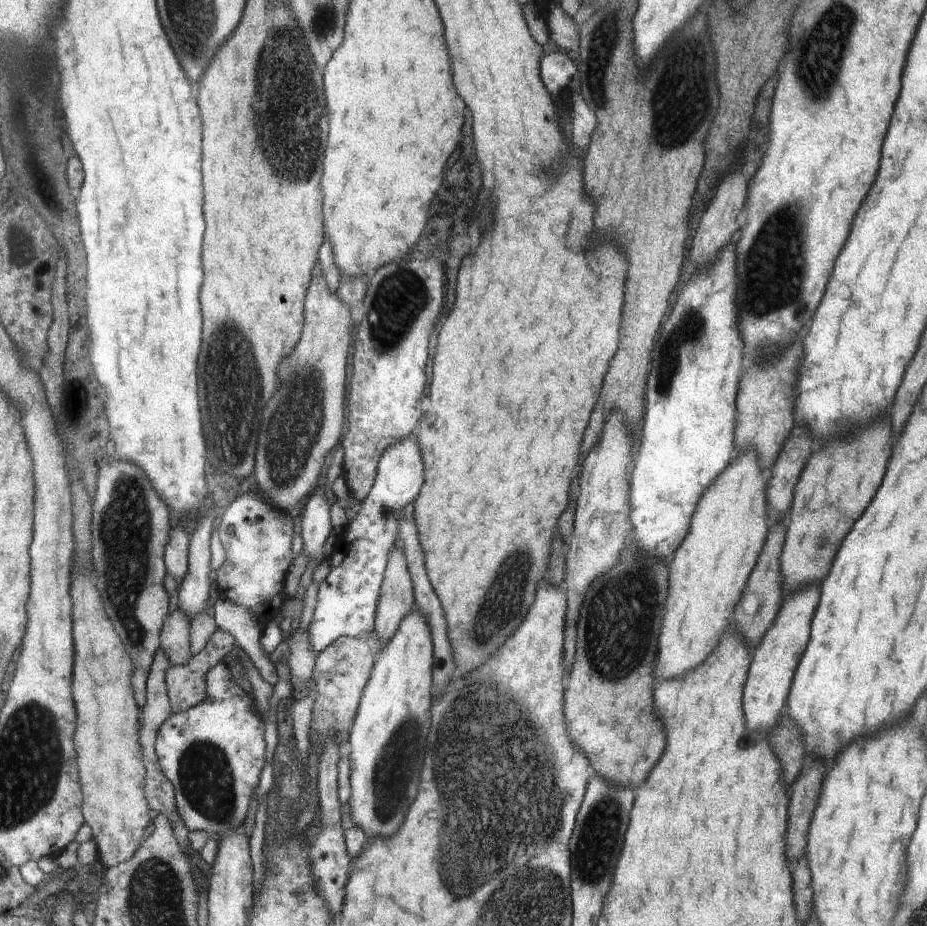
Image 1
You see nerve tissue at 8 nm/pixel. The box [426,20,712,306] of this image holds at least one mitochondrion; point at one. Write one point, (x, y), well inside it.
(565, 97)

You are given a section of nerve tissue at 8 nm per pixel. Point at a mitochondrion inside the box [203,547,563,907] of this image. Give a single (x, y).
(394, 772)

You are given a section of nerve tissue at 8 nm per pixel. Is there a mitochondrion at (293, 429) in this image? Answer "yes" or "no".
yes

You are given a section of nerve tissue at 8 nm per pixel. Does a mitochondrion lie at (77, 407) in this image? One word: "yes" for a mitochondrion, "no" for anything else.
yes

